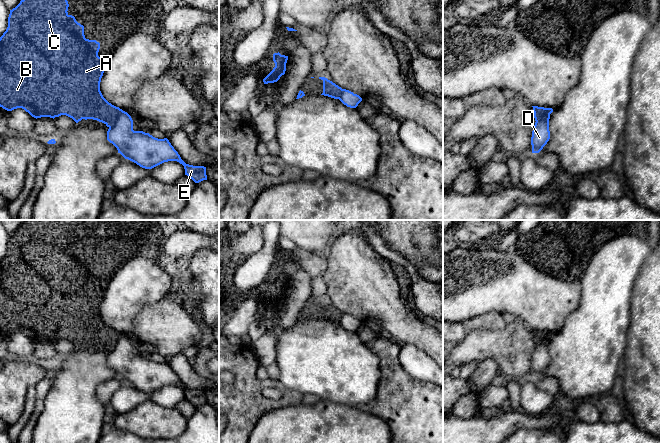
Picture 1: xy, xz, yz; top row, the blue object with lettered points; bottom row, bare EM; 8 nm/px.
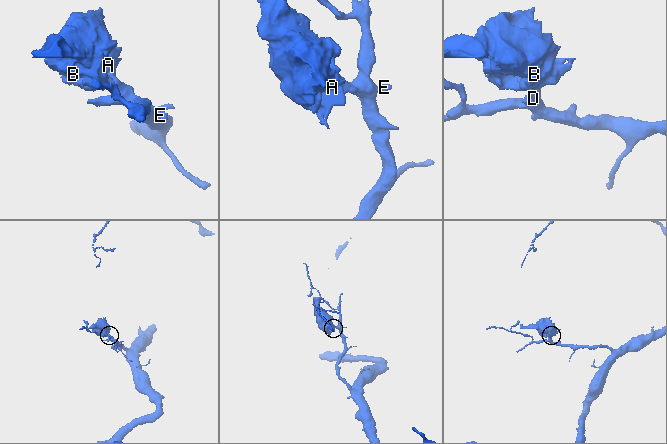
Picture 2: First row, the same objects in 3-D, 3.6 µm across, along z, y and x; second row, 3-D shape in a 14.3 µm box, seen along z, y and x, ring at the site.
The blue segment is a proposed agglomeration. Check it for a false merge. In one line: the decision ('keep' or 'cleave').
cleave

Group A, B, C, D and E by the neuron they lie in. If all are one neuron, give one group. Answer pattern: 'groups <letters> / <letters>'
groups A B C / D E

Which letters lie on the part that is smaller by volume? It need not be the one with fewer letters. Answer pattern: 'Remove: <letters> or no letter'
Remove: A, B, C

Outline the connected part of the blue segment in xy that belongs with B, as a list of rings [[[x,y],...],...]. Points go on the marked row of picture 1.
[[[21,0],[10,10],[8,27],[0,37],[0,107],[7,111],[22,108],[34,118],[66,115],[76,123],[93,119],[111,127],[123,110],[109,103],[100,91],[100,82],[109,57],[99,57],[100,43],[85,38],[84,26],[68,14],[67,0]]]

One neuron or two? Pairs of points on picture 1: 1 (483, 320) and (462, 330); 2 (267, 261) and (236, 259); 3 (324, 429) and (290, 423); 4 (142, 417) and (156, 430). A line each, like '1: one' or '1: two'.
1: one
2: two
3: one
4: one

